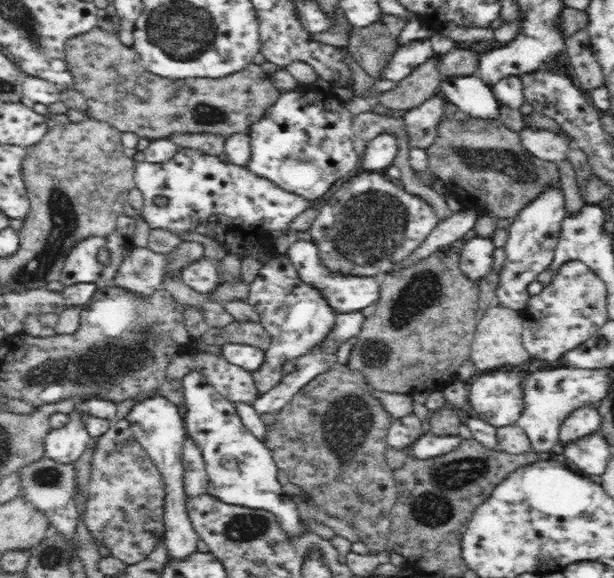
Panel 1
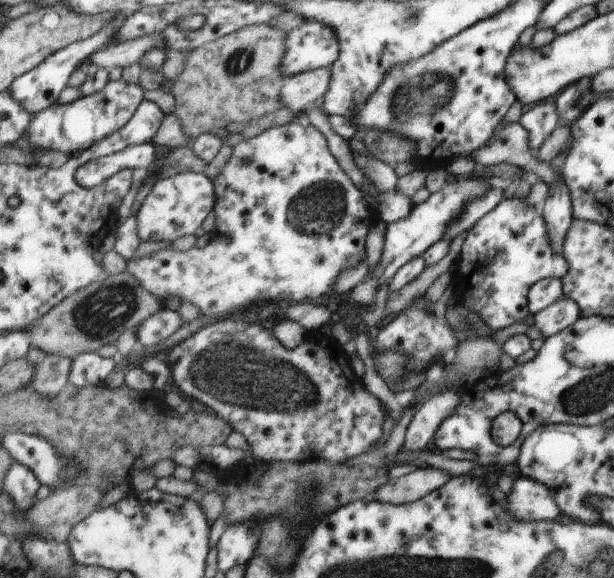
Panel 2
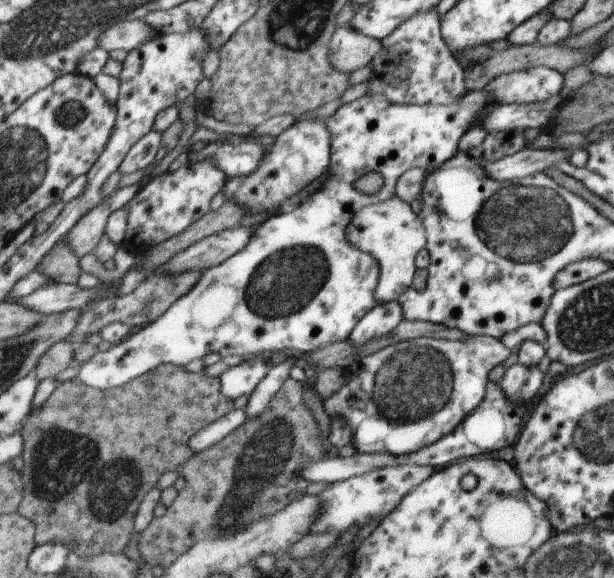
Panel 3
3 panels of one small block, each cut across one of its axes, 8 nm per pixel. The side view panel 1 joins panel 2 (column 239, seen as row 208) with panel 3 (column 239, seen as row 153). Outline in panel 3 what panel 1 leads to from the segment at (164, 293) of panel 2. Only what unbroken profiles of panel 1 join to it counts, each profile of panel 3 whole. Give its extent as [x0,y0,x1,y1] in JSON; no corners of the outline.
[224,118,332,215]

